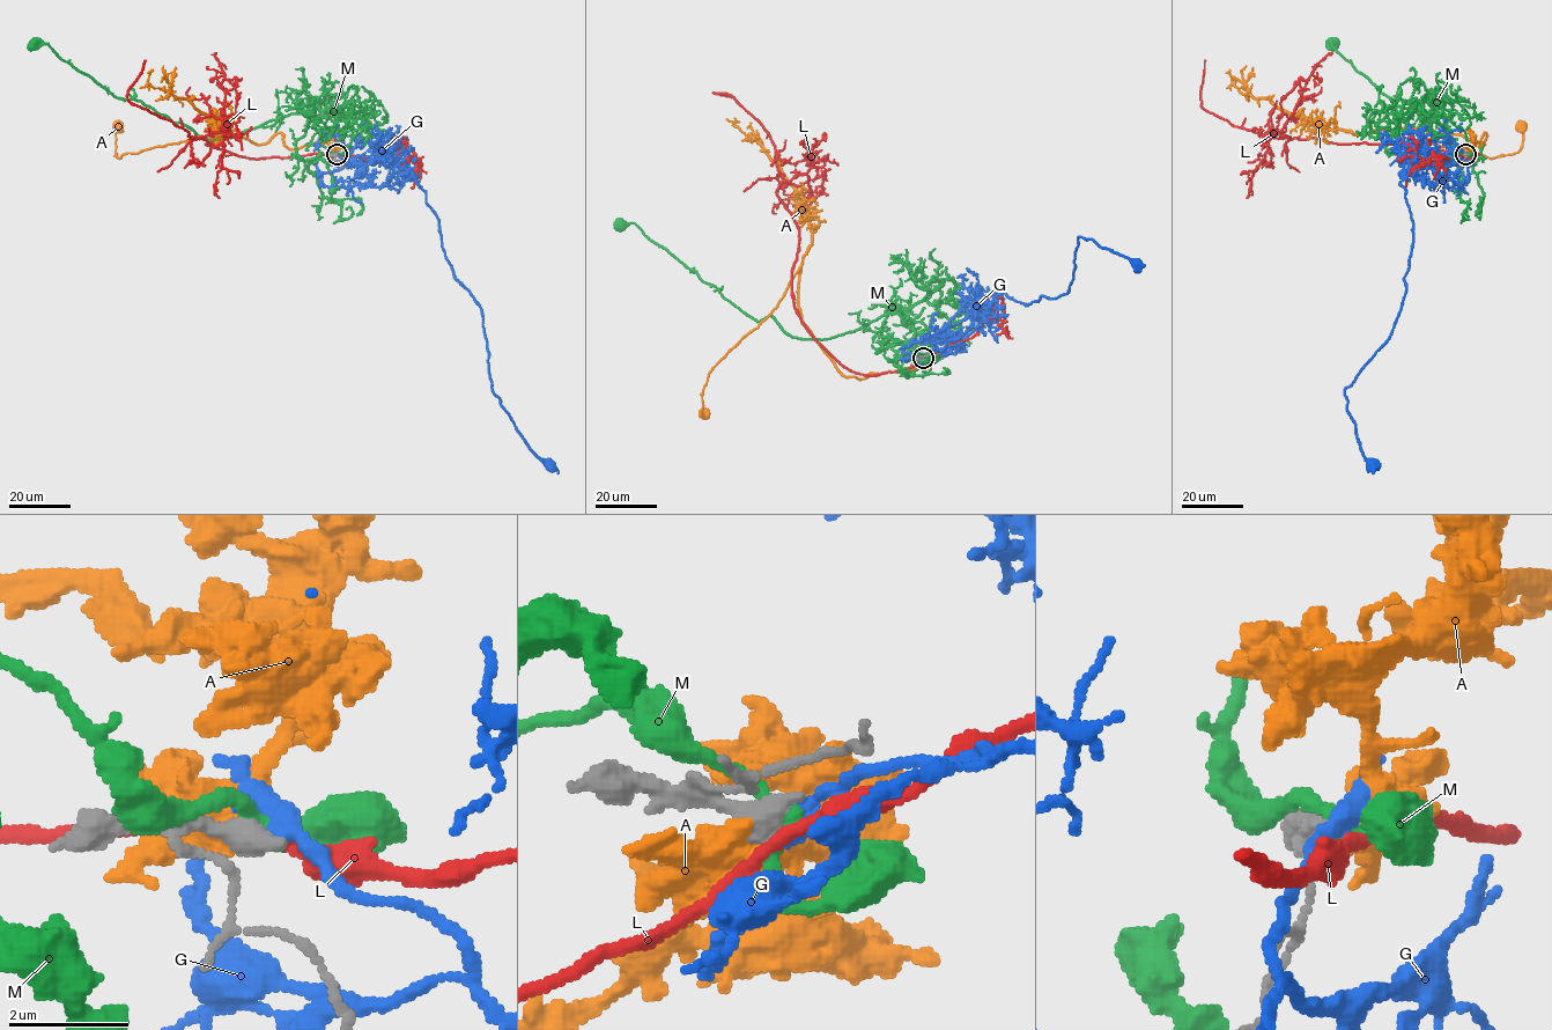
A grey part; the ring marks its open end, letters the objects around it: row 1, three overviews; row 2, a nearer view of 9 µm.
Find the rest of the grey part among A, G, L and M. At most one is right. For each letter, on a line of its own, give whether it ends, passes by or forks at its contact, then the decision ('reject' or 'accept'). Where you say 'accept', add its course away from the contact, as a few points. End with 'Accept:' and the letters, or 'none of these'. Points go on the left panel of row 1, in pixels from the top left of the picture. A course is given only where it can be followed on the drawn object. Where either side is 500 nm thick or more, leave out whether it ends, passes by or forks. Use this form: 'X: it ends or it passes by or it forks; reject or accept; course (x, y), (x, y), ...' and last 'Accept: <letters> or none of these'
A: reject
G: it passes by; accept; course (335, 154), (356, 164), (390, 155), (389, 162), (414, 176), (455, 278), (479, 306), (493, 392), (549, 465)
L: it passes by; reject
M: it passes by; reject
Accept: G

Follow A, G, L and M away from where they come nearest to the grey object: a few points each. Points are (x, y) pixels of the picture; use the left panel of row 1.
A: (333, 154), (338, 146), (326, 142), (289, 149), (280, 132), (256, 145), (212, 127), (120, 157), (119, 126)
G: (335, 154), (356, 164), (390, 155), (389, 162), (414, 176), (455, 278), (479, 306), (493, 392), (549, 465)
L: (335, 155), (249, 159), (190, 139), (197, 138), (127, 100), (146, 60)
M: (335, 154), (311, 140), (333, 125), (322, 102), (316, 116), (205, 139), (34, 44)

